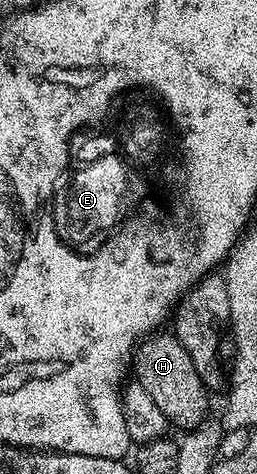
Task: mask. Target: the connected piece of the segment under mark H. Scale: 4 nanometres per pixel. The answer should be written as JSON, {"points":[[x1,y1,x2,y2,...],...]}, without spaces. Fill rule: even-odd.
{"points":[[154,332,138,344,133,354,131,373,135,382,152,396,173,429,197,429,210,416,211,393,196,371,186,348,180,345,179,339,172,332,165,332]]}

